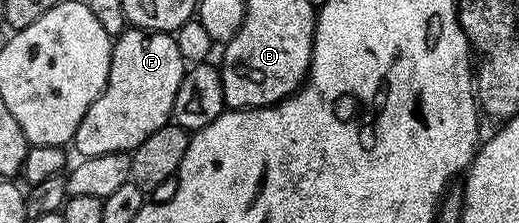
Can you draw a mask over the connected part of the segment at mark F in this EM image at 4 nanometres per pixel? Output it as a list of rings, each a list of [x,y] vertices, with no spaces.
[[[127,27],[110,49],[108,82],[100,98],[88,106],[88,114],[84,114],[74,135],[72,144],[78,147],[77,155],[129,154],[148,134],[156,134],[160,126],[171,123],[183,71],[184,61],[171,33]]]

